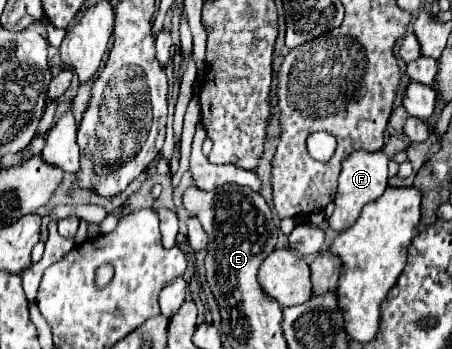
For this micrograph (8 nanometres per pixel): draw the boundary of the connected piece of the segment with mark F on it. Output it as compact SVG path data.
M359 151L359 153L353 153L351 157L347 157L343 161L343 167L341 167L341 175L339 175L339 185L337 185L337 195L335 195L335 211L333 215L329 217L329 225L331 229L335 231L345 231L347 227L351 227L363 205L371 203L371 201L377 201L385 189L387 189L387 155L383 151L377 151L377 153L367 153L367 151Z

